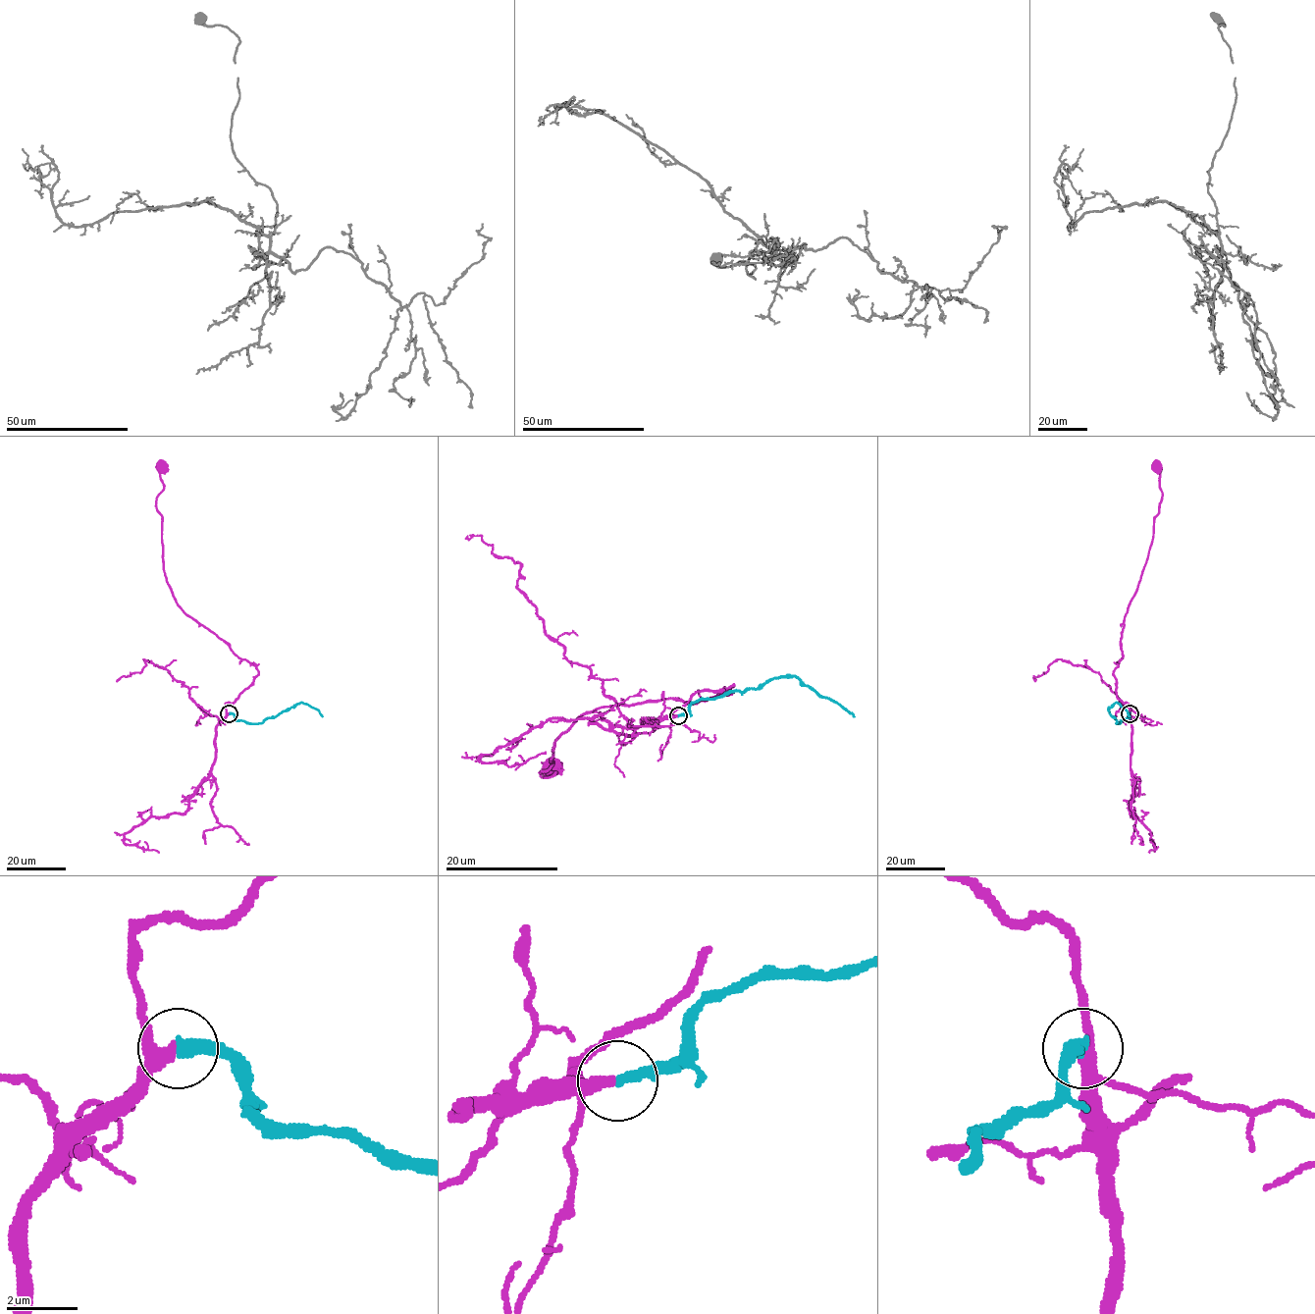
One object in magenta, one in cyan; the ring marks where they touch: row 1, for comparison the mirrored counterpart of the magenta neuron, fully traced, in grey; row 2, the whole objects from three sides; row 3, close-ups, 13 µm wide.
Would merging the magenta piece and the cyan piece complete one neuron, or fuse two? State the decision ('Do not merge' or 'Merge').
Merge

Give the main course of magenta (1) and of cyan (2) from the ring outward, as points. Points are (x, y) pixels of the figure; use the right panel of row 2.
1: (1130, 713), (1129, 704), (1117, 697), (1113, 671), (1122, 657), (1125, 615), (1139, 583), (1162, 495), (1156, 468)
2: (1130, 713), (1117, 723), (1109, 708), (1117, 703), (1130, 716)

